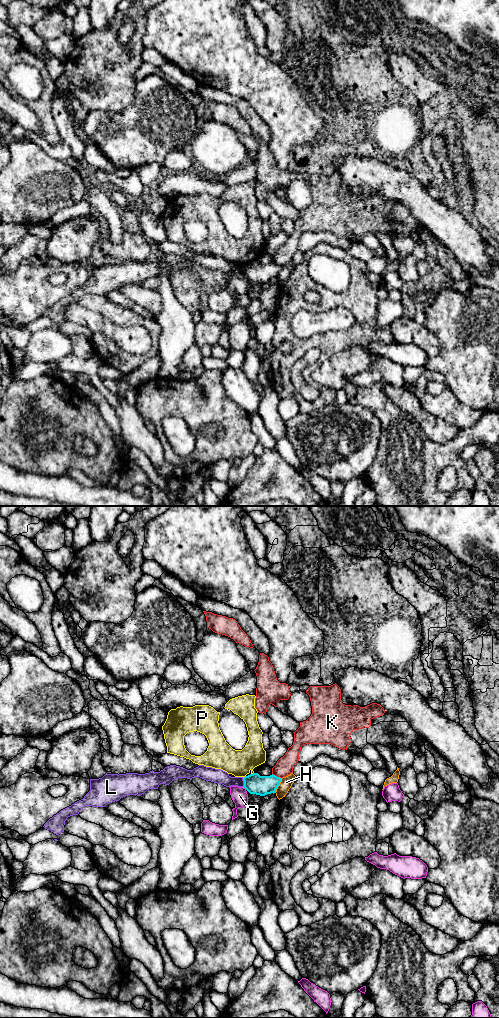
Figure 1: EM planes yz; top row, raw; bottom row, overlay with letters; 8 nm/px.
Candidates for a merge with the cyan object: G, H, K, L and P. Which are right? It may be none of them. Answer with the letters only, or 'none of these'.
none of these

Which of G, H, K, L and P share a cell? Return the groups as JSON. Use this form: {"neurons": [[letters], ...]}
{"neurons": [["G"], ["H"], ["K", "L"], ["P"]]}

